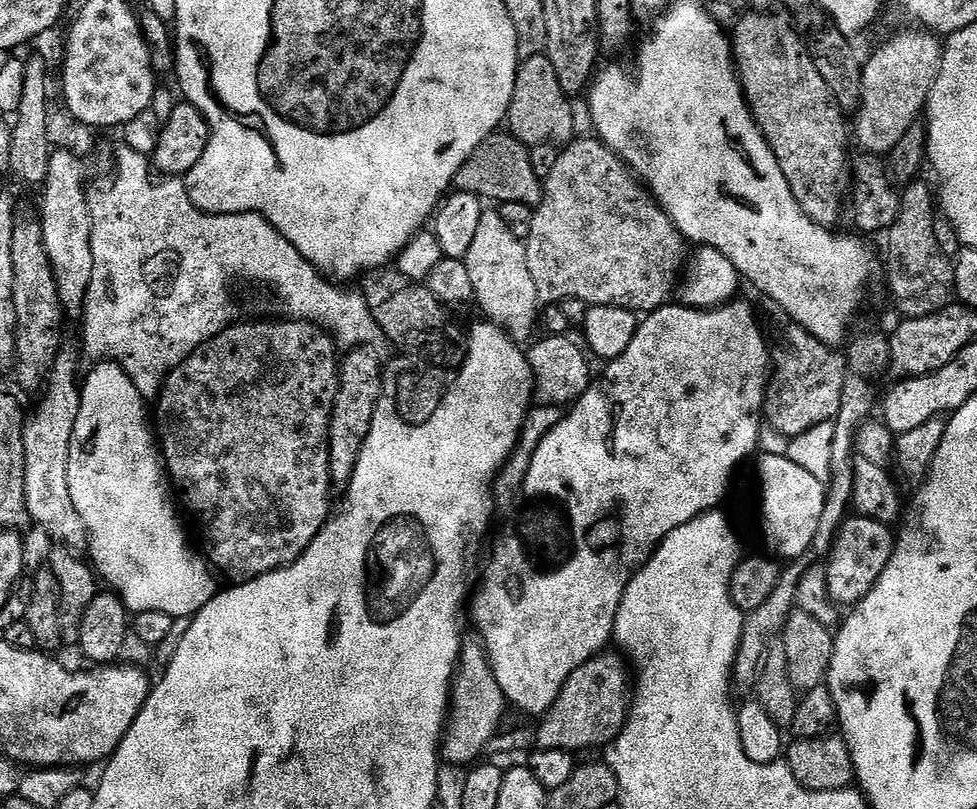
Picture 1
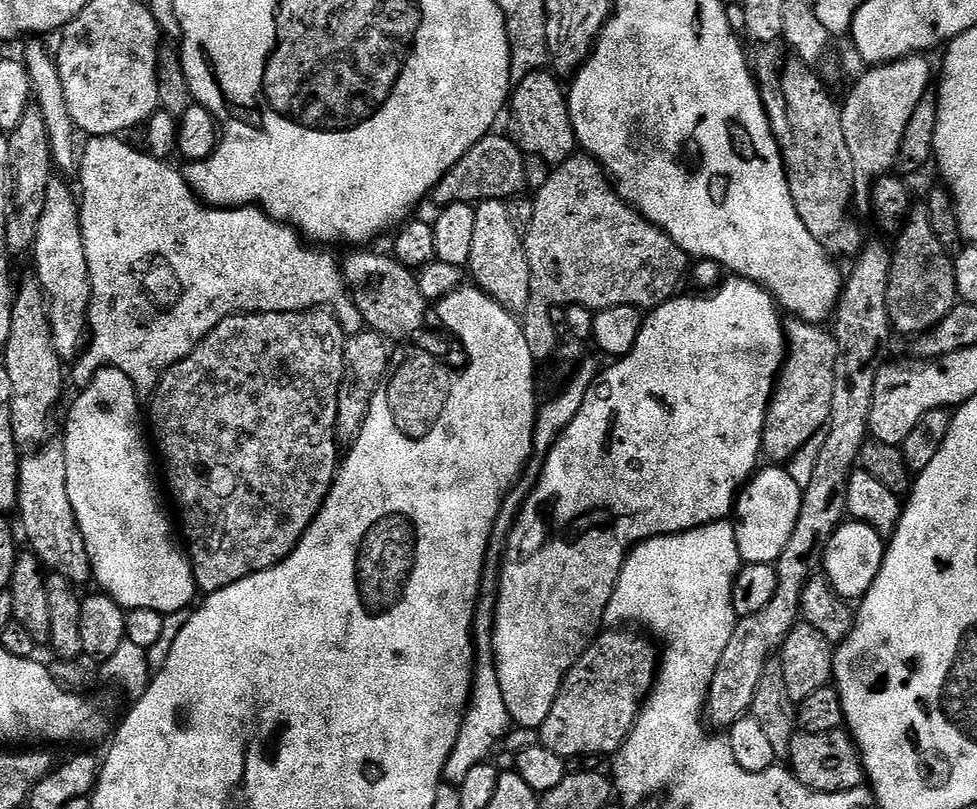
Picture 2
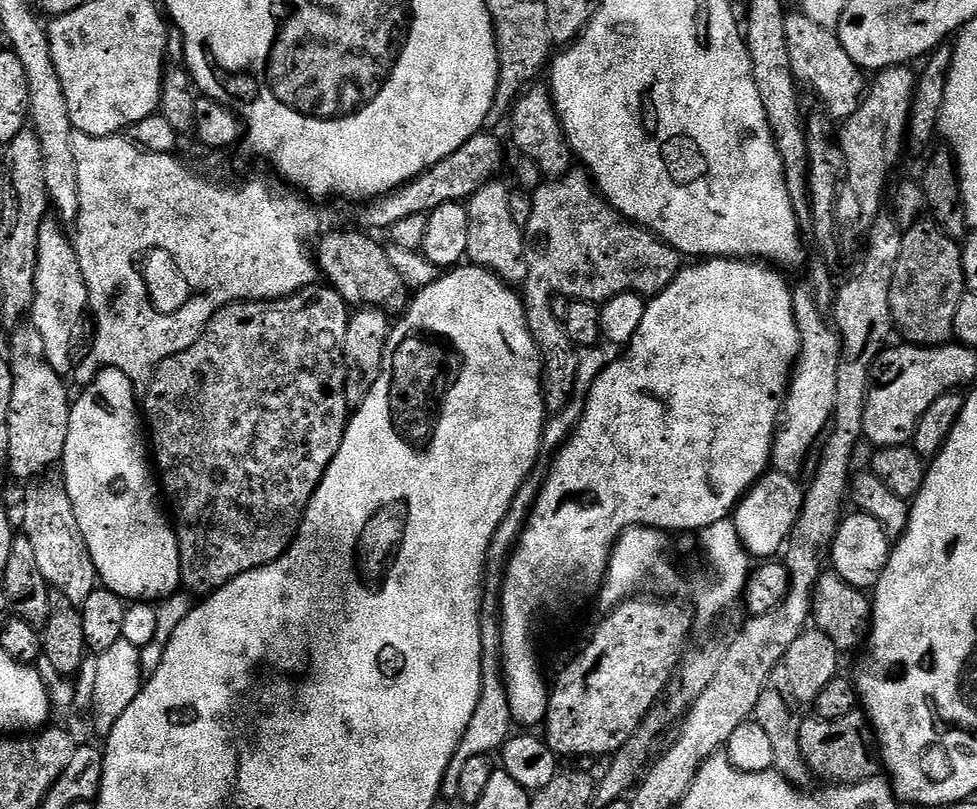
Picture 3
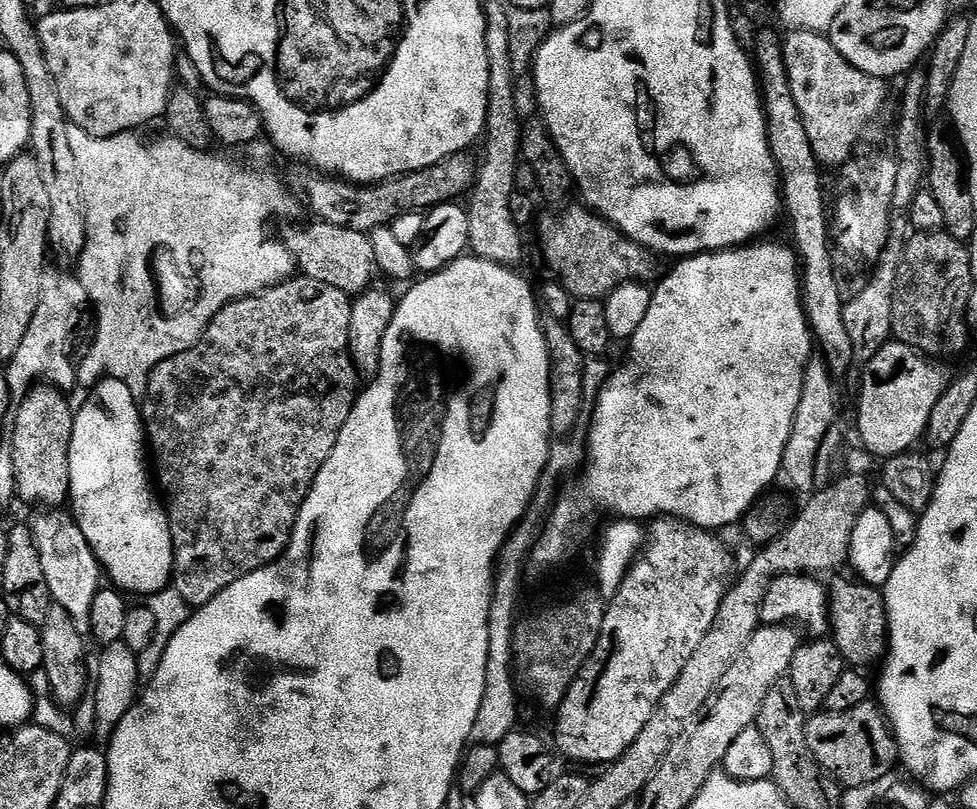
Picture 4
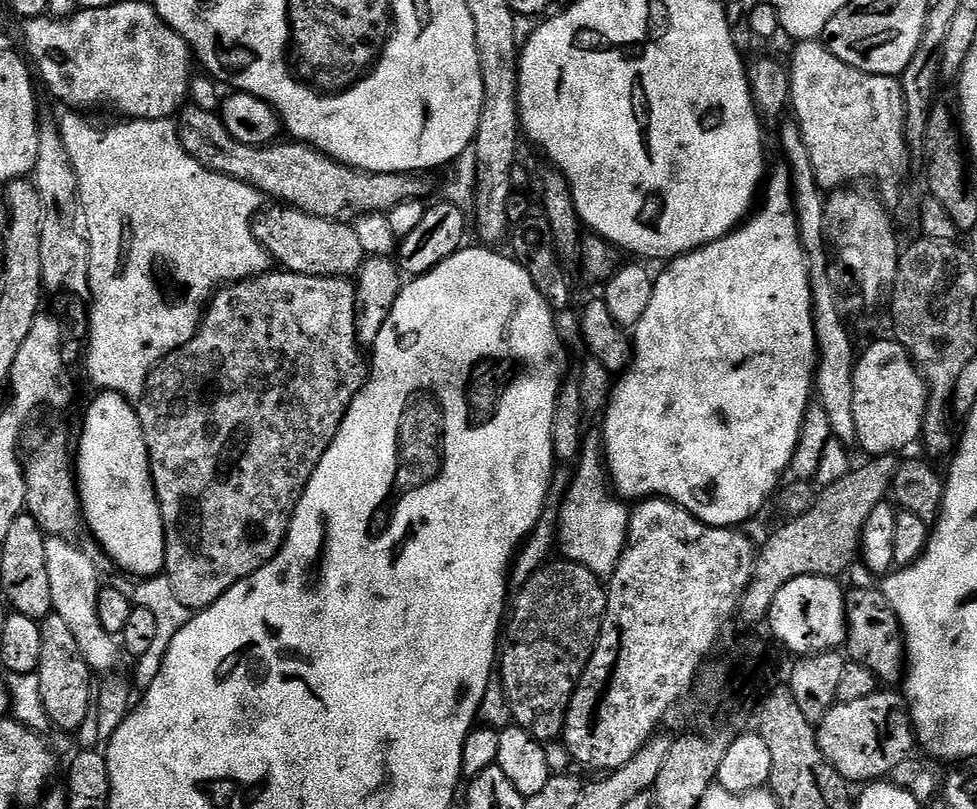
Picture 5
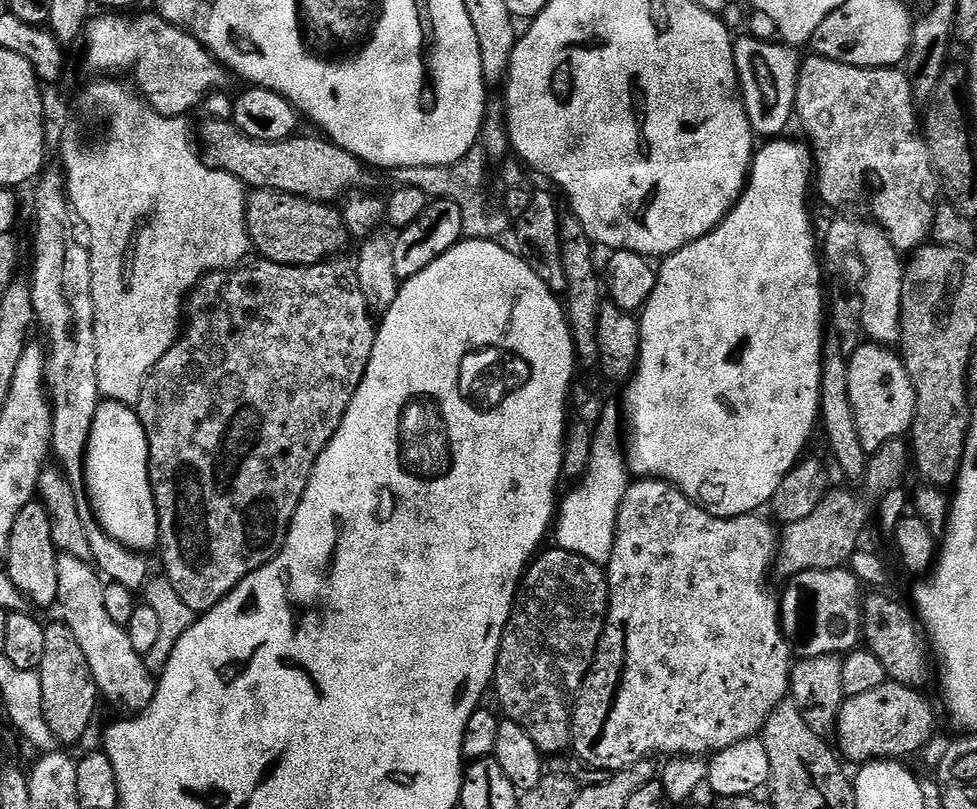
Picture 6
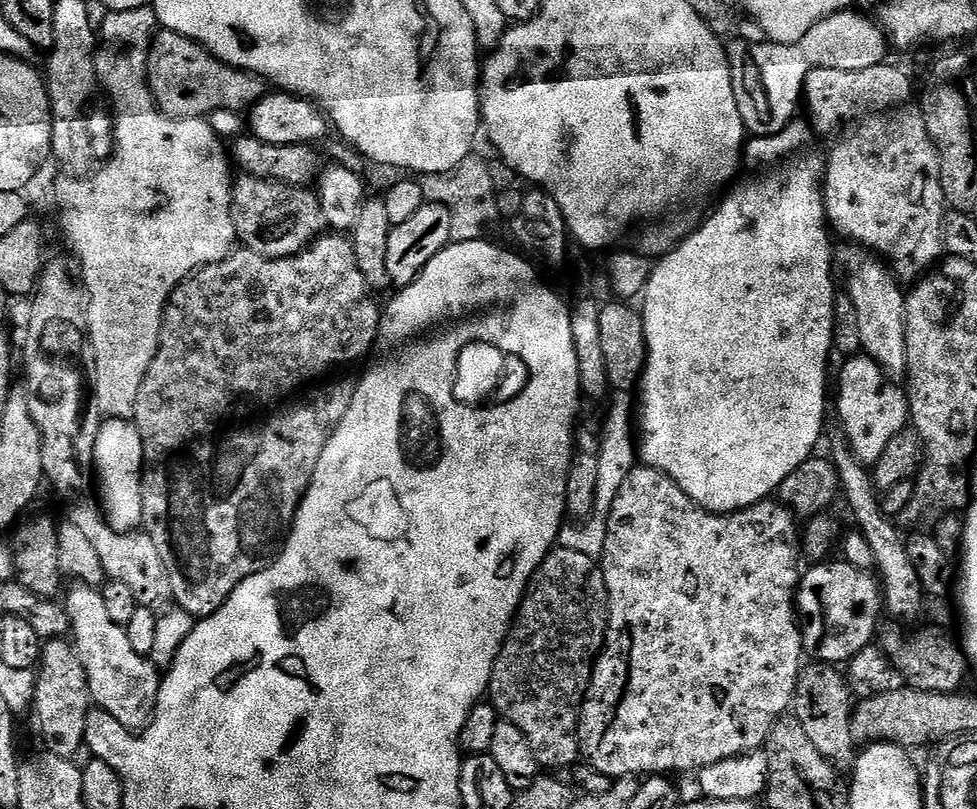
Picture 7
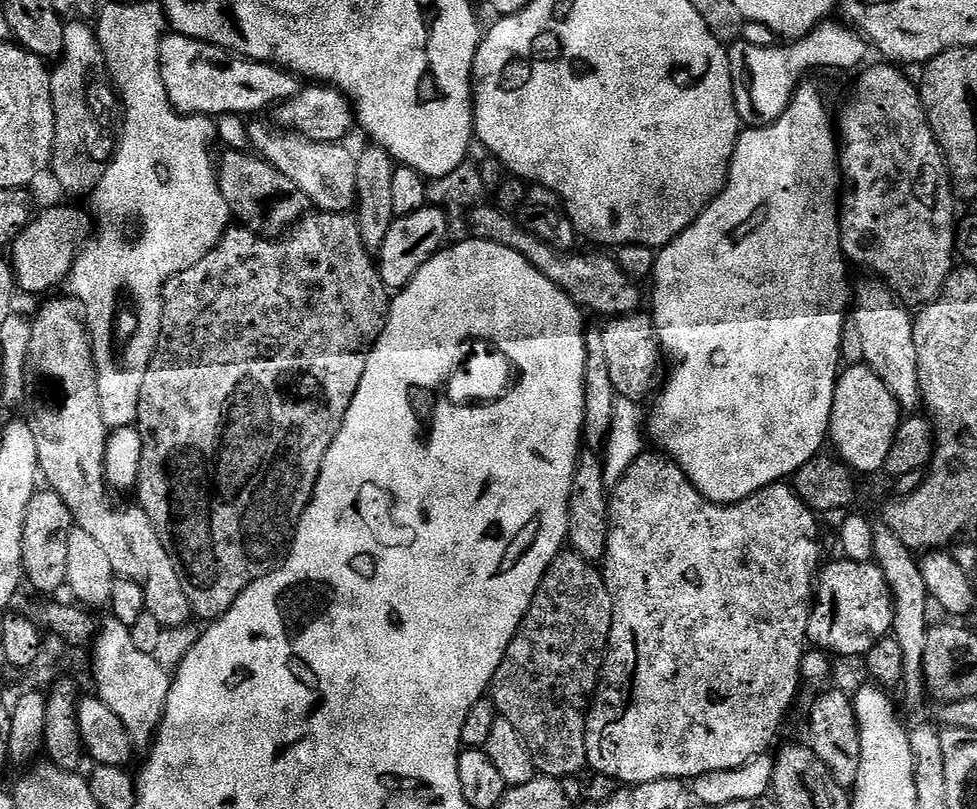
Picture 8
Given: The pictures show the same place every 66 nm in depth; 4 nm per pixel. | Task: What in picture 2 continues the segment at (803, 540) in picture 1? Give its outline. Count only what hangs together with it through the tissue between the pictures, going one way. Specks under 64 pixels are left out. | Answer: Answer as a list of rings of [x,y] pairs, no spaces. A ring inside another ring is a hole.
[[[761,467],[740,489],[740,494],[736,497],[734,509],[736,541],[740,559],[744,564],[775,565],[782,550],[786,550],[790,536],[794,534],[794,528],[798,526],[804,501],[803,491],[800,490],[798,483],[794,482],[787,467],[769,467]]]

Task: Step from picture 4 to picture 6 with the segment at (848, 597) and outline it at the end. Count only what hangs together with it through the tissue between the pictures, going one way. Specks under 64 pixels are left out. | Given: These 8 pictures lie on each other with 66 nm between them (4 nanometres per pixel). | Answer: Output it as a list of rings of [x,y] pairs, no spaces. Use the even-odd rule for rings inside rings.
[[[880,590],[873,591],[868,596],[865,595],[862,600],[862,640],[868,651],[874,654],[874,658],[878,658],[878,662],[882,662],[882,666],[886,670],[889,681],[893,684],[901,684],[913,690],[923,689],[924,683],[934,676],[934,660],[930,655],[930,645],[922,635],[921,625],[918,623],[917,617],[911,611],[908,612],[896,600],[891,600],[888,596],[883,596],[884,592]]]

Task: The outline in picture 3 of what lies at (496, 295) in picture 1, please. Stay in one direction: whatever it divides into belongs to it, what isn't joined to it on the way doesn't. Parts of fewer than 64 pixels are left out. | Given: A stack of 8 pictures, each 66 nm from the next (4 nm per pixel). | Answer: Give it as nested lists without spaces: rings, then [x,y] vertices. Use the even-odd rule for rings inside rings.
[[[500,183],[487,184],[466,202],[470,218],[470,242],[468,243],[467,259],[473,265],[487,268],[495,276],[499,276],[505,284],[520,286],[528,276],[524,234],[514,222],[514,217],[510,215],[509,185]]]

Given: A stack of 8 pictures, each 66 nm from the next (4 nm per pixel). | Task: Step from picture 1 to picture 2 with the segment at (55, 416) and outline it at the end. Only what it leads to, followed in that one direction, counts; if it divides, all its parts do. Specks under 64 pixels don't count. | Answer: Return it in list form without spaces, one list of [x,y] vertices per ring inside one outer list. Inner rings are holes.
[[[52,438],[29,451],[20,462],[18,478],[18,513],[28,535],[28,544],[36,556],[57,576],[65,576],[73,585],[81,586],[93,579],[92,563],[86,554],[84,539],[70,502],[66,486],[66,450],[63,439]]]

